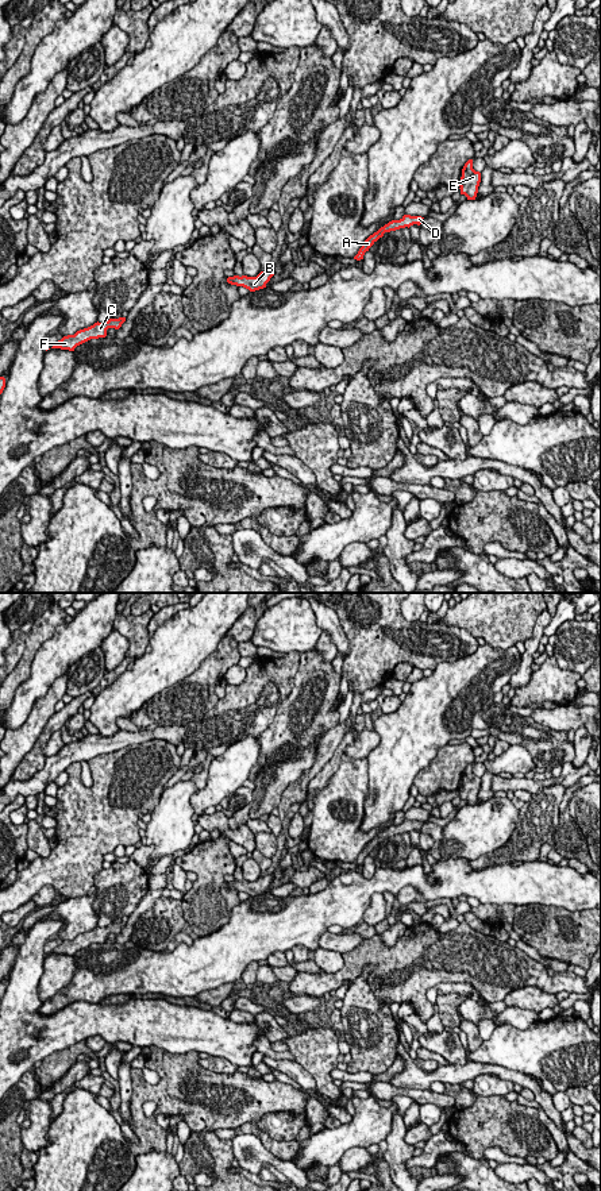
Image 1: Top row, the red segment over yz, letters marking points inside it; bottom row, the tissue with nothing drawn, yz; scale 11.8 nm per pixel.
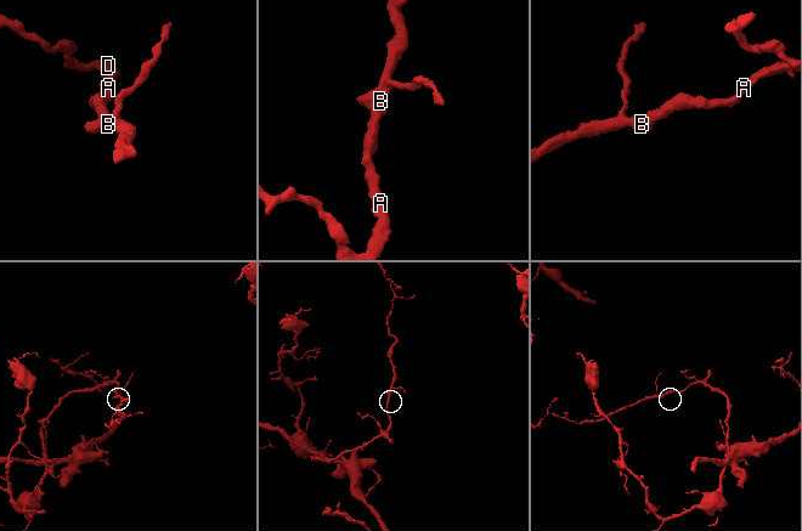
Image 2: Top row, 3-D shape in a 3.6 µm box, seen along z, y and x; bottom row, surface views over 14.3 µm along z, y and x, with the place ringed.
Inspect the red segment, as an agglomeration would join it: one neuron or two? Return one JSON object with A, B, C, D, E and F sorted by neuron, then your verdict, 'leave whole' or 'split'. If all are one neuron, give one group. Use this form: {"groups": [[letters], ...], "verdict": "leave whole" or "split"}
{"groups": [["A", "B", "C", "D", "E", "F"]], "verdict": "leave whole"}

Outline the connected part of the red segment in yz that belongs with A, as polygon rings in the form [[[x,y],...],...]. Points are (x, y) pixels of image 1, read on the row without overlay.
[[[404,820],[400,825],[392,825],[384,832],[381,832],[377,837],[370,840],[359,853],[358,859],[354,862],[354,864],[361,866],[363,864],[363,860],[369,853],[380,844],[384,841],[385,837],[396,836],[400,833],[411,832],[413,829],[420,830],[424,822],[421,821],[411,821],[411,820]]]

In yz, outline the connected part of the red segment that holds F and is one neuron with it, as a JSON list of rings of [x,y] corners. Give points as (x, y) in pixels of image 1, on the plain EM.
[[[126,922],[109,924],[104,928],[95,928],[93,930],[77,936],[74,940],[63,941],[61,945],[53,949],[51,953],[61,953],[74,956],[74,953],[90,944],[99,944],[107,941],[108,933],[119,934],[126,926]]]

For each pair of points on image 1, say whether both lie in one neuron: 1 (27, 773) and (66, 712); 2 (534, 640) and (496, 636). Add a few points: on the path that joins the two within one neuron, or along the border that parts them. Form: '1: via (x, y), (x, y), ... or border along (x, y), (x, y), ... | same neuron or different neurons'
1: via (35, 758), (39, 744), (51, 727) | same neuron
2: border along (543, 611), (536, 620), (532, 635), (524, 643) | different neurons

